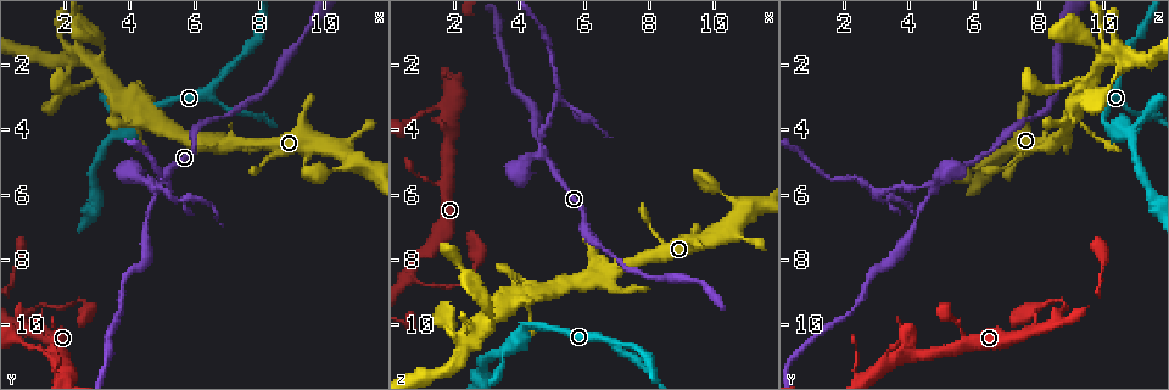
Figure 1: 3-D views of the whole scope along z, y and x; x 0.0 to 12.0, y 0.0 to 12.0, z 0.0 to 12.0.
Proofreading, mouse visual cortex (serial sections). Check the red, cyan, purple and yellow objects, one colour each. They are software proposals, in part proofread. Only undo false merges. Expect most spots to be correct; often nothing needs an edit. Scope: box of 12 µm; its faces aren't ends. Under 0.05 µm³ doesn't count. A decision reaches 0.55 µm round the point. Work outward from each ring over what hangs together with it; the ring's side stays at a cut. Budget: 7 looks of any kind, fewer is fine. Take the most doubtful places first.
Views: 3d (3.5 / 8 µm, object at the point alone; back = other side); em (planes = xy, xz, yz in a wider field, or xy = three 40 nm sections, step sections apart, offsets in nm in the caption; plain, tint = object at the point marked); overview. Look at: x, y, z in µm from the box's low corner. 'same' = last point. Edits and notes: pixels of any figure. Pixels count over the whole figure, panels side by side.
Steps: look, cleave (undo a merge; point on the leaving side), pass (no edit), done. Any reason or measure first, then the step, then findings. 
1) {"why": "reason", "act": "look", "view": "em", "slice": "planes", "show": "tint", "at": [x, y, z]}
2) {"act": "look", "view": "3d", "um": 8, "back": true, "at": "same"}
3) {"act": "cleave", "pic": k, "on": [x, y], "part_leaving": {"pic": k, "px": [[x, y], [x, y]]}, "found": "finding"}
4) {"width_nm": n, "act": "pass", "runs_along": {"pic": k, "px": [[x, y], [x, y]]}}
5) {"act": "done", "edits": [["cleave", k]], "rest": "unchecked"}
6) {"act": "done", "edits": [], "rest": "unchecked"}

{"why": "looks like a crossing", "act": "look", "view": "3d", "um": 3.5, "back": true, "at": [4.8, 5.8, 4.9]}

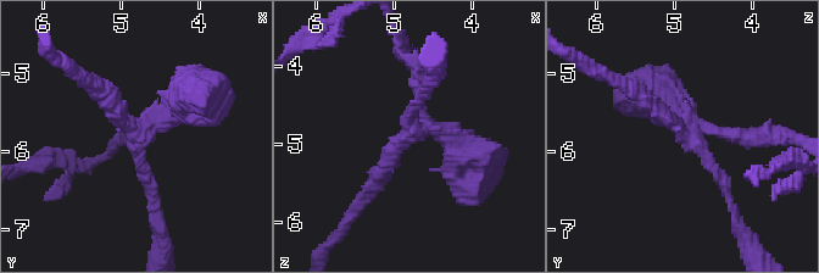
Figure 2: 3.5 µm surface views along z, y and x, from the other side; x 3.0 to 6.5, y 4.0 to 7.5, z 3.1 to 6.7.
{"arms": 4, "arm_widths_nm": [150, 150, 200, 300], "act": "look", "view": "em", "slice": "xy", "step": 5, "show": "tint", "at": [4.80, 5.80, 4.85]}

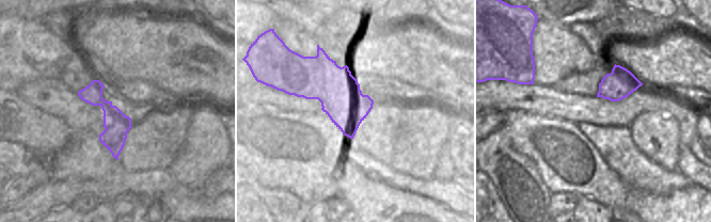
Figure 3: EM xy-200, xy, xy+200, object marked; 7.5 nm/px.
{"act": "cleave", "pic": 2, "on": [742, 133], "part_leaving": {"pic": 2, "px": [[429, 127], [467, 151], [478, 205]]}, "found": "a second cell is stuck on"}

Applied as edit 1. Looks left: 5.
{"act": "look", "view": "overview"}

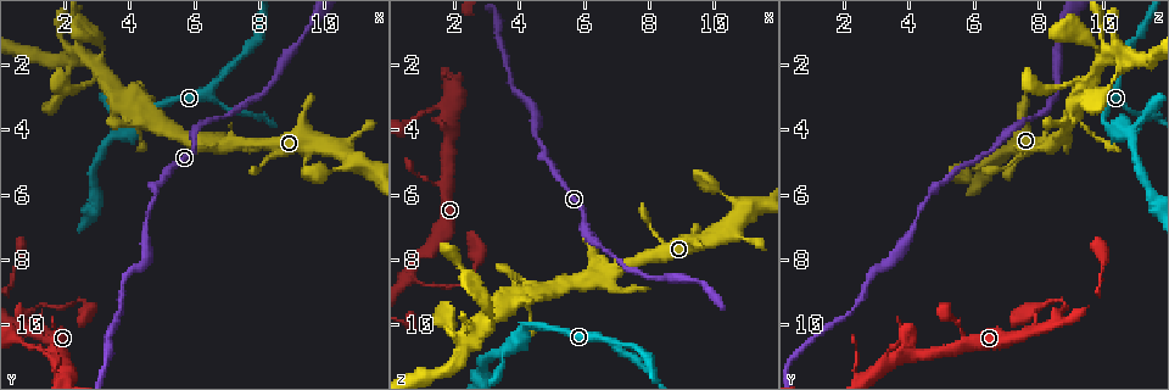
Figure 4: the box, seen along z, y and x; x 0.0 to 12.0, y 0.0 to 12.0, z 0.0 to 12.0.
{"why": "narrows sharply", "act": "look", "view": "3d", "um": 3.5, "at": [3.0, 1.9, 10.0]}

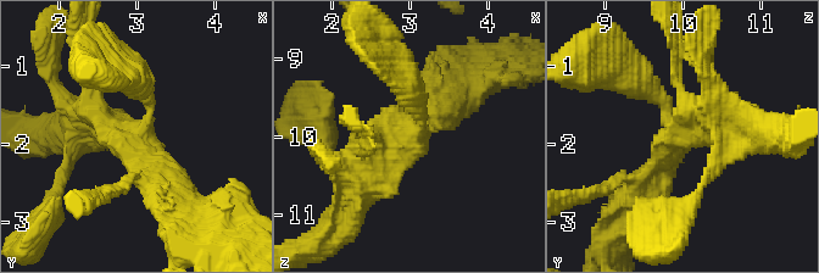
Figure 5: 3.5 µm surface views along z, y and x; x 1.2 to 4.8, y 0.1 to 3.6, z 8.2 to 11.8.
{"act": "pass", "runs_along": {"pic": 5, "px": [[446, 98], [375, 156], [365, 188]]}, "found": "all the same cell"}

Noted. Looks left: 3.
{"why": "thick turns thin", "act": "look", "view": "em", "slice": "xy", "step": 5, "show": "tint", "at": [1.4, 10.1, 5.6]}

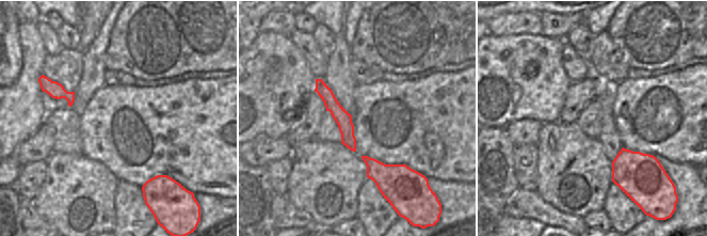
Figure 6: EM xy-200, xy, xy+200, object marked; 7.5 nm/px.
{"act": "look", "view": "3d", "um": 3.5, "at": "same"}

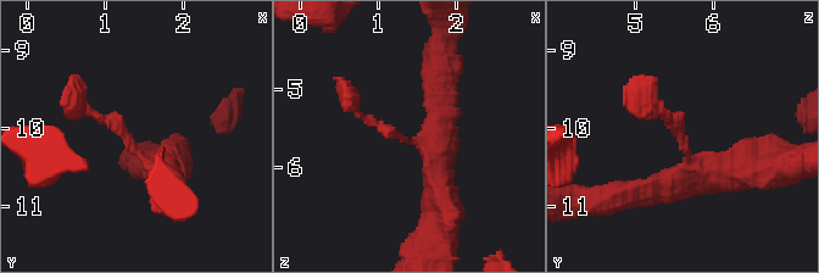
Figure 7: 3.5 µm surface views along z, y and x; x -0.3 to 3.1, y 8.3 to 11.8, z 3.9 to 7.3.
{"act": "pass", "runs_along": {"pic": 6, "px": [[318, 81], [343, 119], [353, 147]]}, "found": "continuous, no second cell"}

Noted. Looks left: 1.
{"act": "done", "edits": [["cleave", 2]], "rest": "unchecked"}

